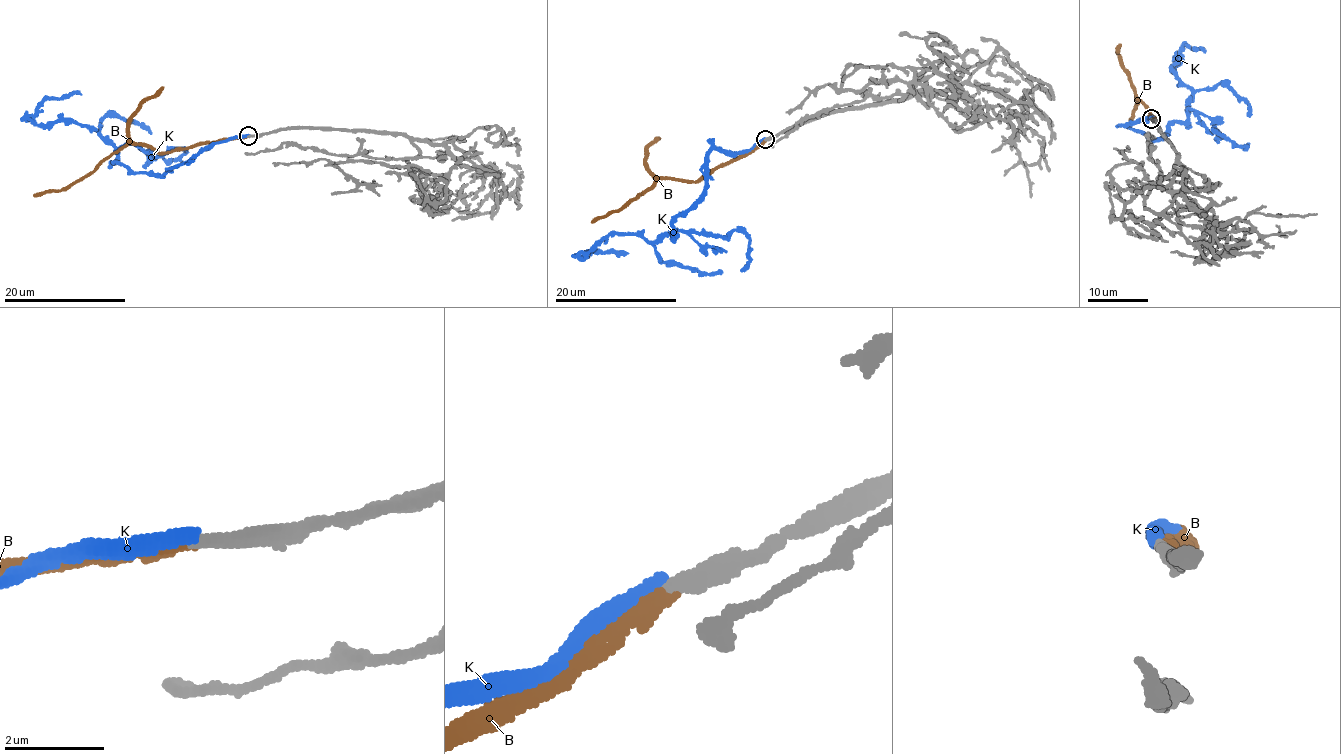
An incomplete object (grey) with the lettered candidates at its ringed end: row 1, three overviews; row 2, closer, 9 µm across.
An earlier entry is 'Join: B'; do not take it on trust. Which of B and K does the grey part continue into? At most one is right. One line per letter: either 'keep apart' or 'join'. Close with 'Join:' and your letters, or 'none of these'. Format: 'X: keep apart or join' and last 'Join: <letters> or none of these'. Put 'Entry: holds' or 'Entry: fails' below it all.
B: join
K: keep apart
Join: B
Entry: holds

